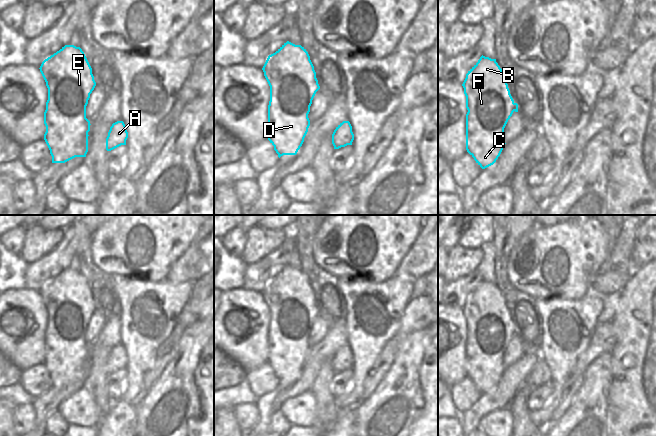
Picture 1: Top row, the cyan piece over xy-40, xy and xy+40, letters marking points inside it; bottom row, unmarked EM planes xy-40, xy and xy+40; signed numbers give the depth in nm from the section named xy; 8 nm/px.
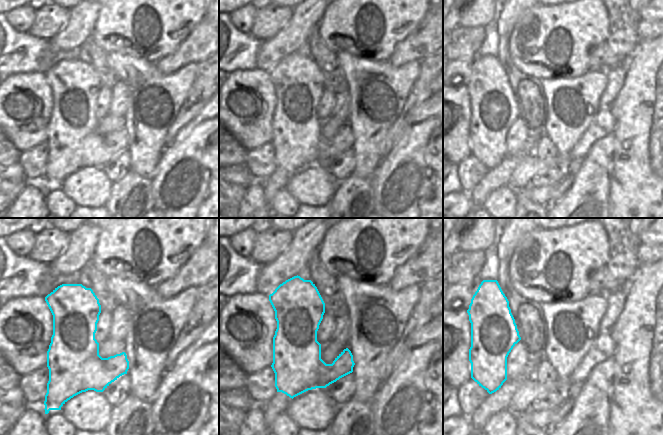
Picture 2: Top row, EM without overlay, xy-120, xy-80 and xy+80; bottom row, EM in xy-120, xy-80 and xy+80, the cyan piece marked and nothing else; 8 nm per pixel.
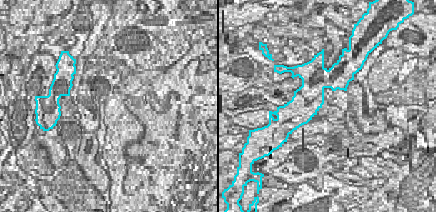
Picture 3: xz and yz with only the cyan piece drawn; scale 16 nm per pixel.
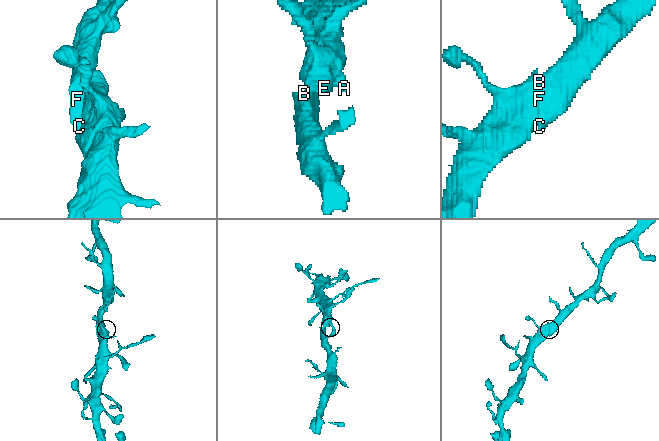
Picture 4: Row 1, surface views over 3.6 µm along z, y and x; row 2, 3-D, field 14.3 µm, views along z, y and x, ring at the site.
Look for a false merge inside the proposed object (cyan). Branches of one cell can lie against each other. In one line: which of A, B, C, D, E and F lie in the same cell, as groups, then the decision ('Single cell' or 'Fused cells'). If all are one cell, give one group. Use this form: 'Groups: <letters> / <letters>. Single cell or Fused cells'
Groups: A B C D E F. Single cell

